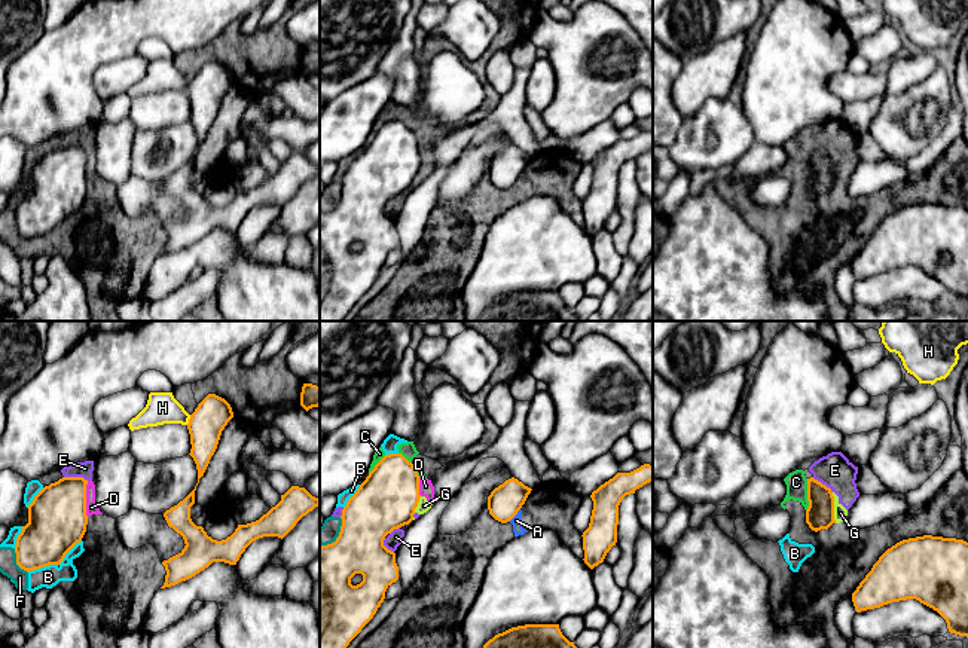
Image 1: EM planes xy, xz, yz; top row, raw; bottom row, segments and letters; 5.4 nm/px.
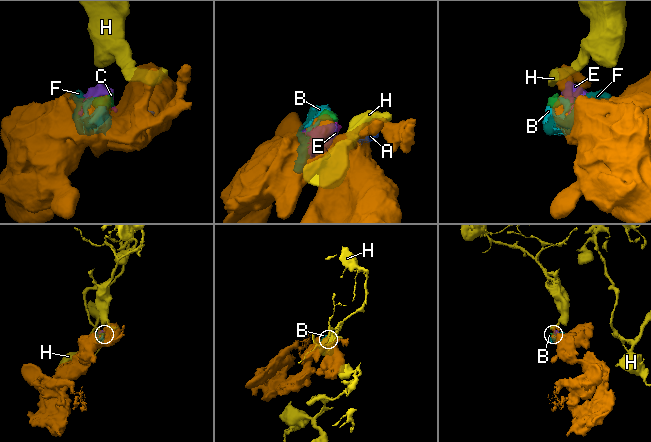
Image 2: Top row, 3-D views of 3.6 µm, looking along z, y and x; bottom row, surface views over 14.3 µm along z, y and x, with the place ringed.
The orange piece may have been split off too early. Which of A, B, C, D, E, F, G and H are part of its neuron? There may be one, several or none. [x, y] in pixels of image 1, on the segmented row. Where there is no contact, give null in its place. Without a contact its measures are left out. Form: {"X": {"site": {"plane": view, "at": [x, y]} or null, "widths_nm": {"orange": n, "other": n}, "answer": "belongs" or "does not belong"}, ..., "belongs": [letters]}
{"A": {"site": {"plane": "xz", "at": [515, 514]}, "widths_nm": {"orange": 180, "other": 60}, "answer": "does not belong"}, "B": {"site": {"plane": "xy", "at": [55, 564]}, "widths_nm": {"orange": 320, "other": 120}, "answer": "does not belong"}, "C": {"site": {"plane": "yz", "at": [808, 495]}, "widths_nm": {"orange": 160, "other": 120}, "answer": "does not belong"}, "D": {"site": {"plane": "xy", "at": [85, 500]}, "widths_nm": {"orange": 320, "other": 60}, "answer": "does not belong"}, "E": {"site": {"plane": "xy", "at": [76, 477]}, "widths_nm": {"orange": 320, "other": 80}, "answer": "does not belong"}, "F": {"site": {"plane": "xy", "at": [17, 556]}, "widths_nm": {"orange": 280, "other": 100}, "answer": "does not belong"}, "G": {"site": {"plane": "yz", "at": [833, 507]}, "widths_nm": {"orange": 160, "other": 70}, "answer": "does not belong"}, "H": {"site": {"plane": "xy", "at": [189, 419]}, "widths_nm": {"orange": 190, "other": 170}, "answer": "does not belong"}, "belongs": []}

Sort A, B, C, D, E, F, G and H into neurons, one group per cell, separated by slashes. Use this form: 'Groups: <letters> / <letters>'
Groups: A B C D E F G / H

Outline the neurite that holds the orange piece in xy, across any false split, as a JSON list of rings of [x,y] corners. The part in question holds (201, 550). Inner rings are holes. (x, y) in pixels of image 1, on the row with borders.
[[[196,486],[183,501],[164,513],[168,526],[183,537],[186,545],[178,554],[162,562],[167,575],[161,589],[195,577],[213,562],[236,565],[253,541],[263,537],[283,540],[303,516],[320,505],[320,499],[312,496],[305,487],[291,486],[281,495],[281,501],[259,520],[238,525],[230,537],[217,541],[190,519],[195,490]]]

